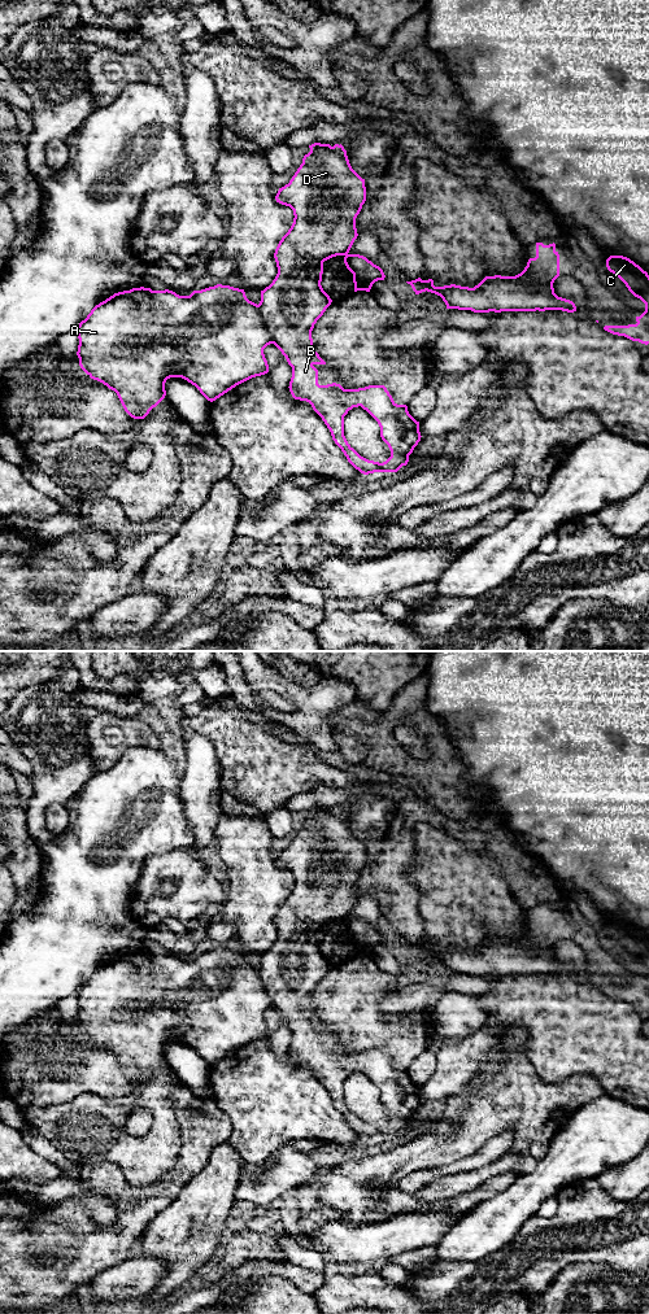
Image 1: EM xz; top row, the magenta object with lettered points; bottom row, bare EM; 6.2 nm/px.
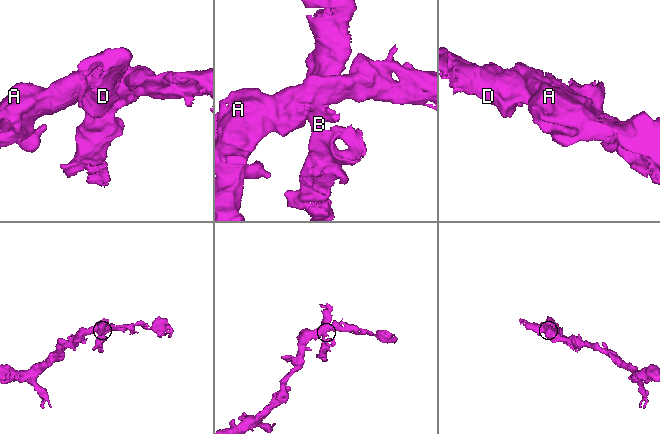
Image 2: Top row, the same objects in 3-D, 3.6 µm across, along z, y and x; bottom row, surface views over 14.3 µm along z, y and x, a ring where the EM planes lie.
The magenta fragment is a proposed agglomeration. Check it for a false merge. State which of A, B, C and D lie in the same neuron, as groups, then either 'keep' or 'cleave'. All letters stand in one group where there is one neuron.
A C / B D; cleave

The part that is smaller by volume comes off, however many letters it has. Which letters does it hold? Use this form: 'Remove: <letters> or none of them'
Remove: B, D

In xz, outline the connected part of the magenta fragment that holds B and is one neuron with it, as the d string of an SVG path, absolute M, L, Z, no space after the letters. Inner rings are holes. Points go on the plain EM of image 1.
M314 807L309 809L310 816L304 820L302 828L292 841L288 848L279 852L276 866L289 870L293 874L293 887L288 896L279 905L274 922L278 938L273 947L261 955L261 965L258 968L263 988L273 999L273 1008L286 1021L292 1031L292 1042L289 1045L289 1056L295 1064L306 1065L313 1074L322 1082L331 1096L332 1104L341 1113L348 1126L363 1139L374 1136L397 1136L409 1126L409 1119L421 1105L419 1086L417 1086L408 1075L406 1069L397 1069L384 1049L369 1049L358 1053L344 1053L340 1048L332 1047L327 1049L318 1048L318 1034L315 1029L326 1029L319 1018L313 1013L312 995L317 985L323 979L332 964L323 955L321 946L323 938L323 926L336 921L347 920L357 903L356 882L366 865L365 843L362 843L350 830L347 815L340 808L331 811L330 808ZM361 1070L379 1088L380 1101L388 1109L391 1121L383 1126L374 1126L361 1121L347 1105L344 1100L344 1081L353 1071Z

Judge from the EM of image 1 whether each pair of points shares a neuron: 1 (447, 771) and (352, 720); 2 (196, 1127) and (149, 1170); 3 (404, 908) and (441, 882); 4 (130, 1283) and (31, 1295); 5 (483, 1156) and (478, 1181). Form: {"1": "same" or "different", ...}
{"1": "same", "2": "different", "3": "different", "4": "different", "5": "different"}

